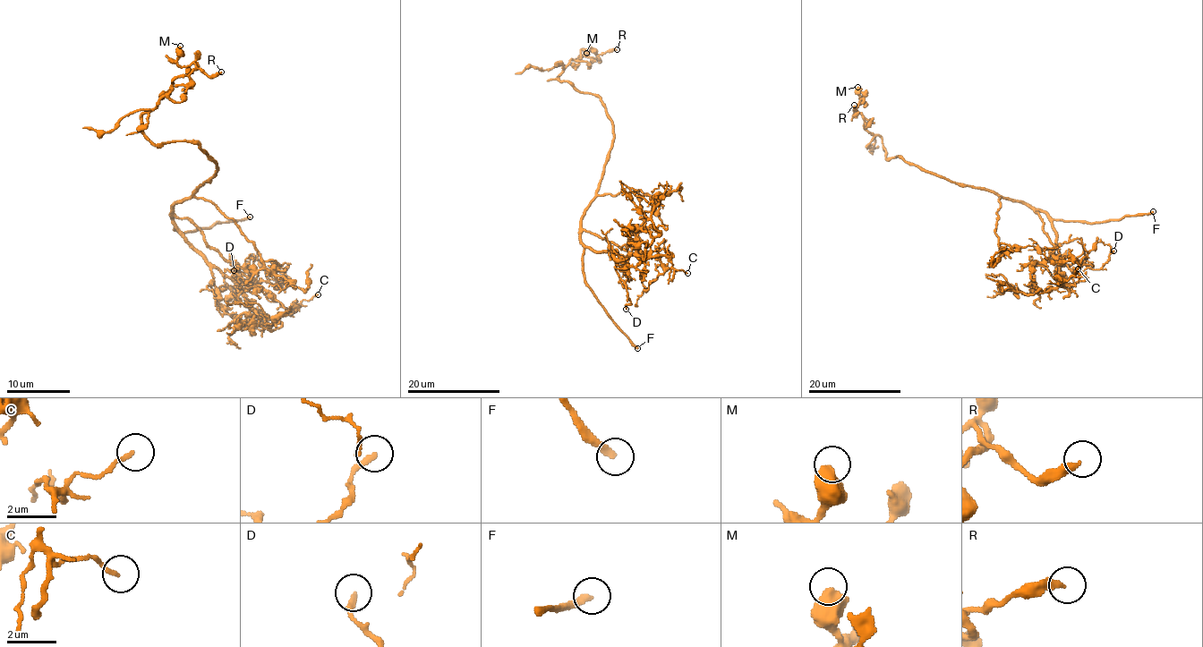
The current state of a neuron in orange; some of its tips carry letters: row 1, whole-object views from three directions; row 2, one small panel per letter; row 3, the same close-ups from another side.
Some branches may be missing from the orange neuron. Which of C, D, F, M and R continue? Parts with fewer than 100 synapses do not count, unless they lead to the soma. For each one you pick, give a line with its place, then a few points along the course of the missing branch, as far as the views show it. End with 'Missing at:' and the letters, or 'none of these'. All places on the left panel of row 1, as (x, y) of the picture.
F: (250, 217)
Missing at: F

